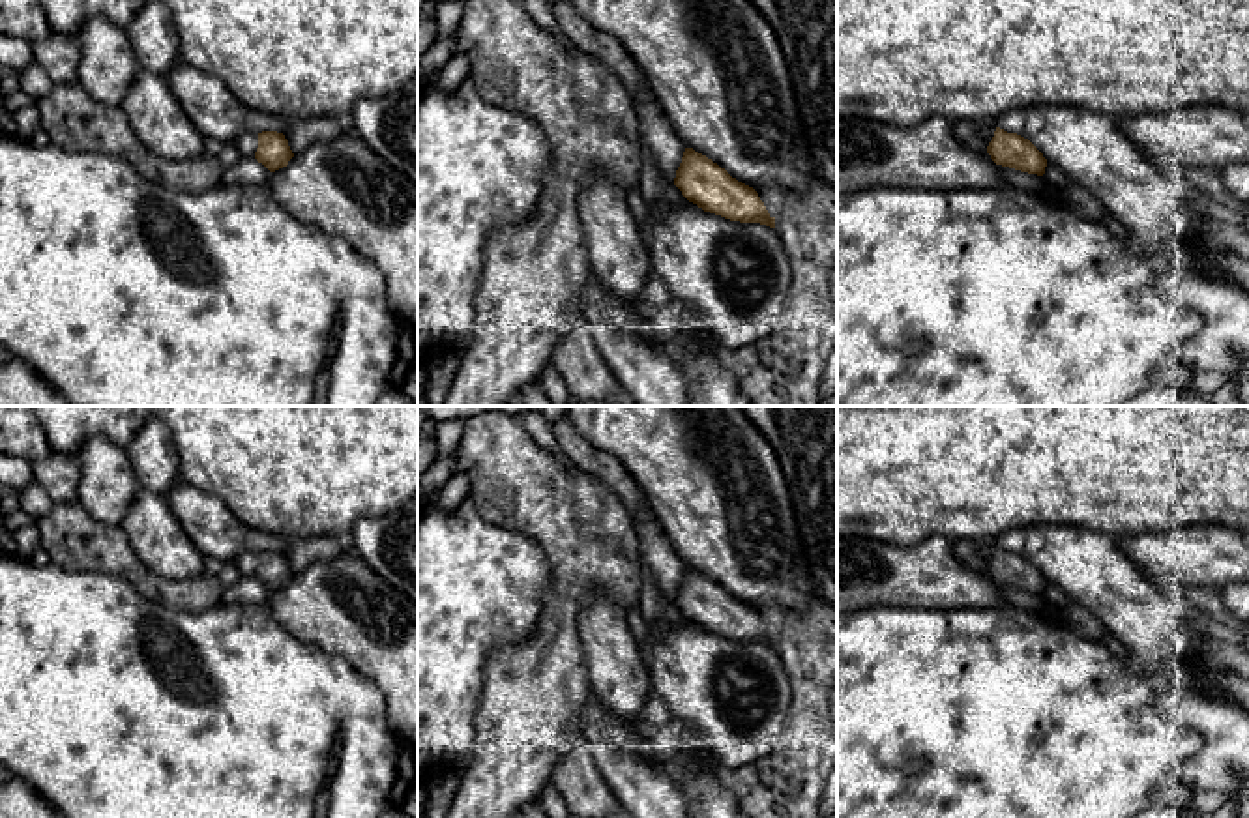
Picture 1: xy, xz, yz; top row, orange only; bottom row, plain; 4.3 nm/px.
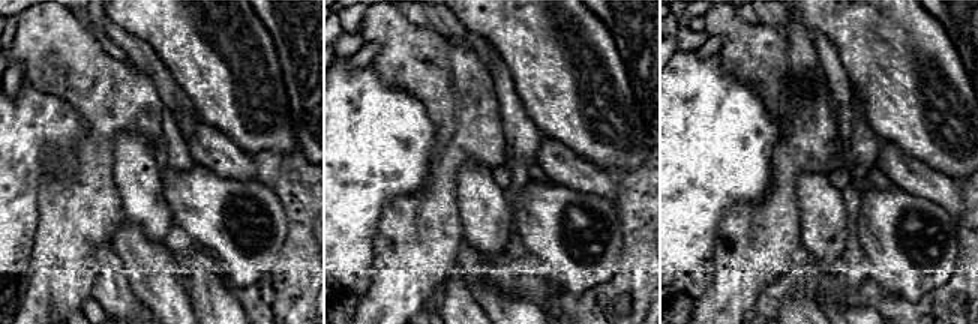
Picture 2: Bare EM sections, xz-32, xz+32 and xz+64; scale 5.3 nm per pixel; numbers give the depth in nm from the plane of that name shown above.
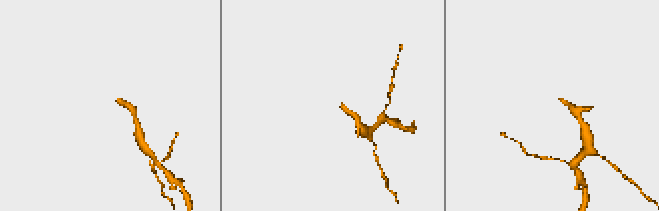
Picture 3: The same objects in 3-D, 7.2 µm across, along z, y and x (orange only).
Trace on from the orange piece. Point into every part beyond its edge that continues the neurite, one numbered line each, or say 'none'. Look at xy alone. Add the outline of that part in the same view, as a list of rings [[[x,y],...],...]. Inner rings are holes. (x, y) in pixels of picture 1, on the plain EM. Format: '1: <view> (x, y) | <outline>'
1: xy (248, 562) | [[[245,550],[234,560],[234,563],[242,577],[255,577],[255,571],[258,567],[258,552]]]

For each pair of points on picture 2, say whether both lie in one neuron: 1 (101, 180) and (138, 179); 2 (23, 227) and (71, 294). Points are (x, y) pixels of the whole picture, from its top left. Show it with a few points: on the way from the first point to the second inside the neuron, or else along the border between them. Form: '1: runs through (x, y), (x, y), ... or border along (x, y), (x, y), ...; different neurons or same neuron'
1: border along (114, 144), (114, 185), (123, 212); different neurons
2: border along (38, 207), (33, 258), (27, 276); different neurons

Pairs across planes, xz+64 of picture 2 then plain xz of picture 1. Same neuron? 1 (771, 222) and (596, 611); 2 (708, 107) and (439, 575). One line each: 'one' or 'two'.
1: two
2: one

